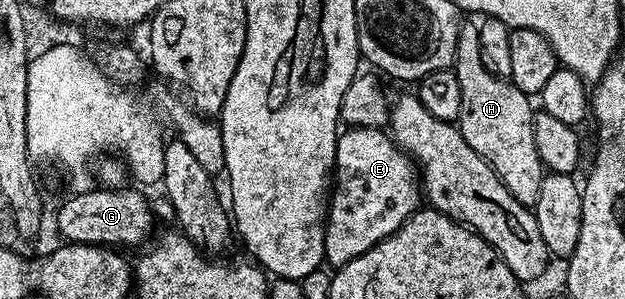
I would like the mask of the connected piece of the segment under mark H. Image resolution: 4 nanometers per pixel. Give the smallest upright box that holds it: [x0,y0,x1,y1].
[453,21,544,208]

